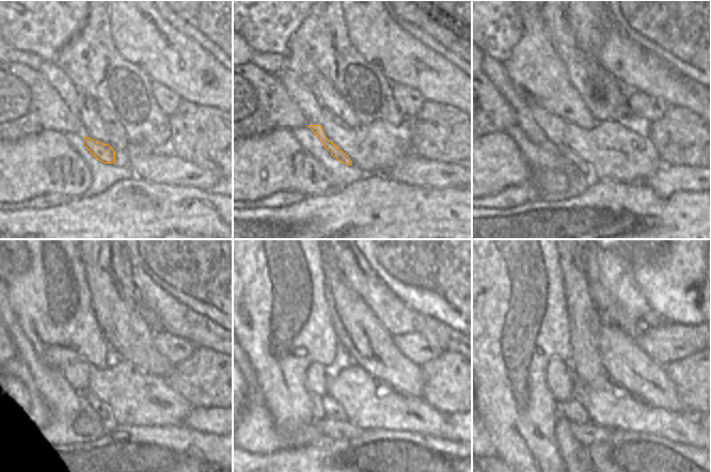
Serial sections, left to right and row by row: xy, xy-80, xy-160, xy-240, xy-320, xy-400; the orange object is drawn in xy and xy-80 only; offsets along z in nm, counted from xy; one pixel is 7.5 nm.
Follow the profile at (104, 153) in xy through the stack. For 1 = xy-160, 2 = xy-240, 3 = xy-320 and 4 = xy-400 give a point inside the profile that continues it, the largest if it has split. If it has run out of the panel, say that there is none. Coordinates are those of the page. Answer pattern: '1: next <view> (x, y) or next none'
1: next xy-160 (568, 154)
2: next xy-240 (105, 415)
3: next xy-320 (331, 408)
4: next xy-400 (574, 412)

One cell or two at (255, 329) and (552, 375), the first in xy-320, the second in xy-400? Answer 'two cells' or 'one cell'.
two cells

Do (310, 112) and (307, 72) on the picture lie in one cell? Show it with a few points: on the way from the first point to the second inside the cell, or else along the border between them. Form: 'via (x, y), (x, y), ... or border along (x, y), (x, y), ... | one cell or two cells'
border along (291, 71), (322, 107) | two cells

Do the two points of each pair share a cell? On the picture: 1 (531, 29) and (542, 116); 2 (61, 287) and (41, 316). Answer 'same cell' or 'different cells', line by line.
1: different cells
2: same cell

